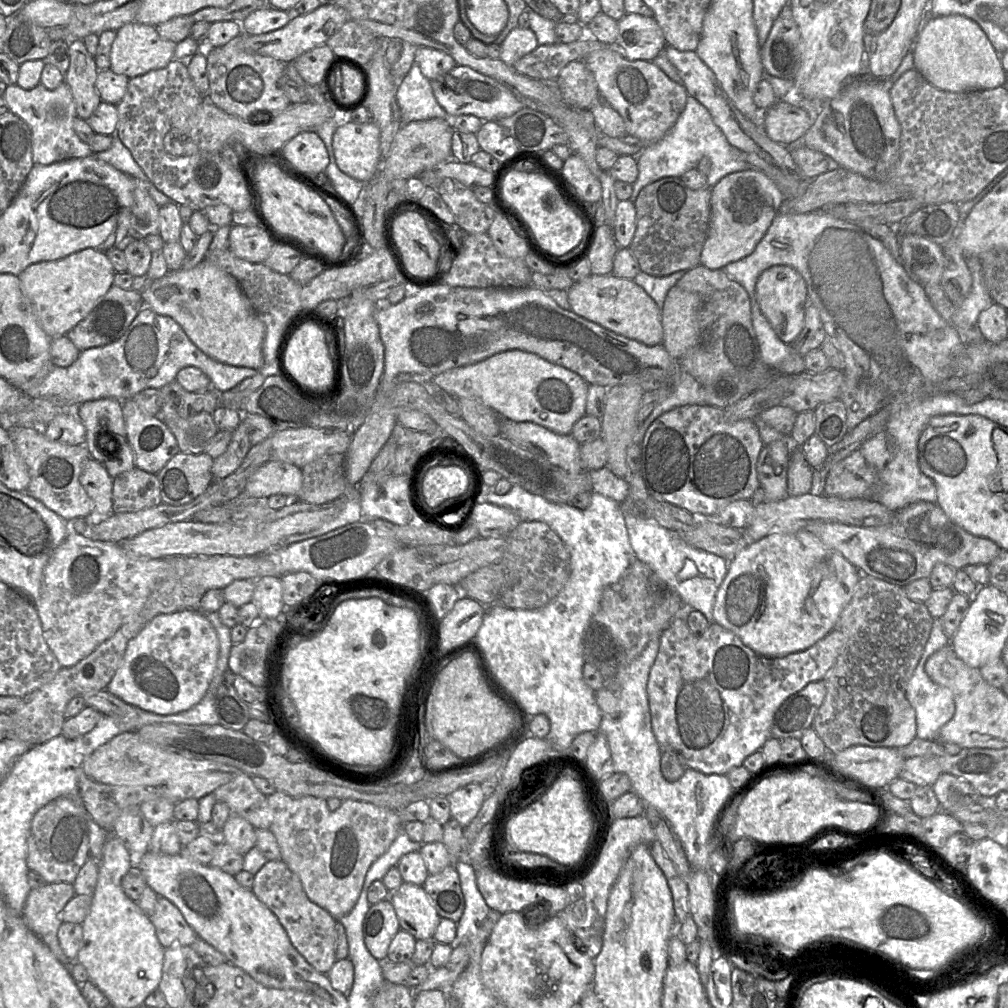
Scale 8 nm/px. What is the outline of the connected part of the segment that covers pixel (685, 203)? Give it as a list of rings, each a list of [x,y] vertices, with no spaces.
[[[665,177],[643,187],[634,205],[636,231],[629,249],[641,271],[664,277],[700,264],[711,215],[711,188],[693,190],[679,177]]]

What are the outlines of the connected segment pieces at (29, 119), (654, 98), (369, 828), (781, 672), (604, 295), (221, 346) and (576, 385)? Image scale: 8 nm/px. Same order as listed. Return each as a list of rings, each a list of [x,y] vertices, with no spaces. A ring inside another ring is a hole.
[[[65,82],[54,90],[45,88],[41,83],[30,90],[13,84],[7,86],[3,97],[9,111],[24,120],[31,129],[32,159],[35,165],[50,165],[63,160],[93,156],[88,143],[83,142],[74,131],[74,119],[78,116],[71,90]]]
[[[604,48],[587,55],[584,63],[595,77],[600,97],[624,120],[627,135],[645,144],[662,139],[686,106],[686,88],[672,81],[652,61],[628,60],[618,52]]]
[[[275,791],[267,798],[273,814],[269,830],[277,839],[281,860],[300,878],[308,898],[337,920],[340,919],[353,909],[370,866],[388,850],[402,827],[398,812],[350,799],[344,800],[337,810],[331,812],[327,807],[327,799],[292,797],[280,791]]]
[[[676,617],[661,634],[658,655],[650,670],[647,683],[652,730],[661,747],[661,753],[662,749],[674,749],[681,755],[682,763],[686,767],[690,767],[703,774],[727,775],[733,768],[743,765],[744,760],[748,756],[762,749],[765,742],[772,737],[772,722],[775,713],[782,703],[809,683],[823,680],[841,653],[845,642],[845,634],[838,629],[833,629],[824,638],[804,651],[795,652],[783,657],[765,657],[757,654],[750,647],[746,646],[738,636],[717,623],[710,623],[707,631],[701,637],[696,637],[688,627],[687,618]]]
[[[590,274],[579,282],[574,282],[567,290],[570,310],[600,326],[639,341],[647,346],[663,342],[661,310],[655,301],[632,279],[607,275]]]
[[[203,260],[192,269],[168,272],[161,279],[154,280],[141,295],[145,306],[174,319],[208,357],[232,366],[265,369],[262,351],[265,324],[229,273]]]
[[[518,349],[499,352],[479,362],[450,369],[432,380],[457,399],[469,397],[480,400],[500,418],[533,422],[561,435],[569,434],[575,422],[586,414],[589,384],[584,379],[565,367]]]

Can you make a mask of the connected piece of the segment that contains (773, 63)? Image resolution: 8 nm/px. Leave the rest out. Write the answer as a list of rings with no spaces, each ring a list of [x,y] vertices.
[[[787,4],[774,21],[761,49],[764,69],[768,74],[794,79],[800,66],[800,30],[791,7]]]

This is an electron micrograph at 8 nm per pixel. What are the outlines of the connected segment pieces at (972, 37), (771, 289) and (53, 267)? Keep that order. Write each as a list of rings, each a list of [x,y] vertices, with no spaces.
[[[961,15],[933,16],[917,37],[914,68],[934,87],[950,92],[988,90],[1006,84],[1007,73],[980,26]]]
[[[775,265],[764,270],[756,284],[756,298],[760,310],[779,339],[791,344],[804,326],[807,287],[803,277],[792,267]]]
[[[87,248],[67,257],[44,261],[27,267],[17,276],[28,300],[32,303],[38,322],[44,332],[51,338],[64,336],[93,309],[96,301],[104,296],[113,285],[115,271],[104,252]]]

